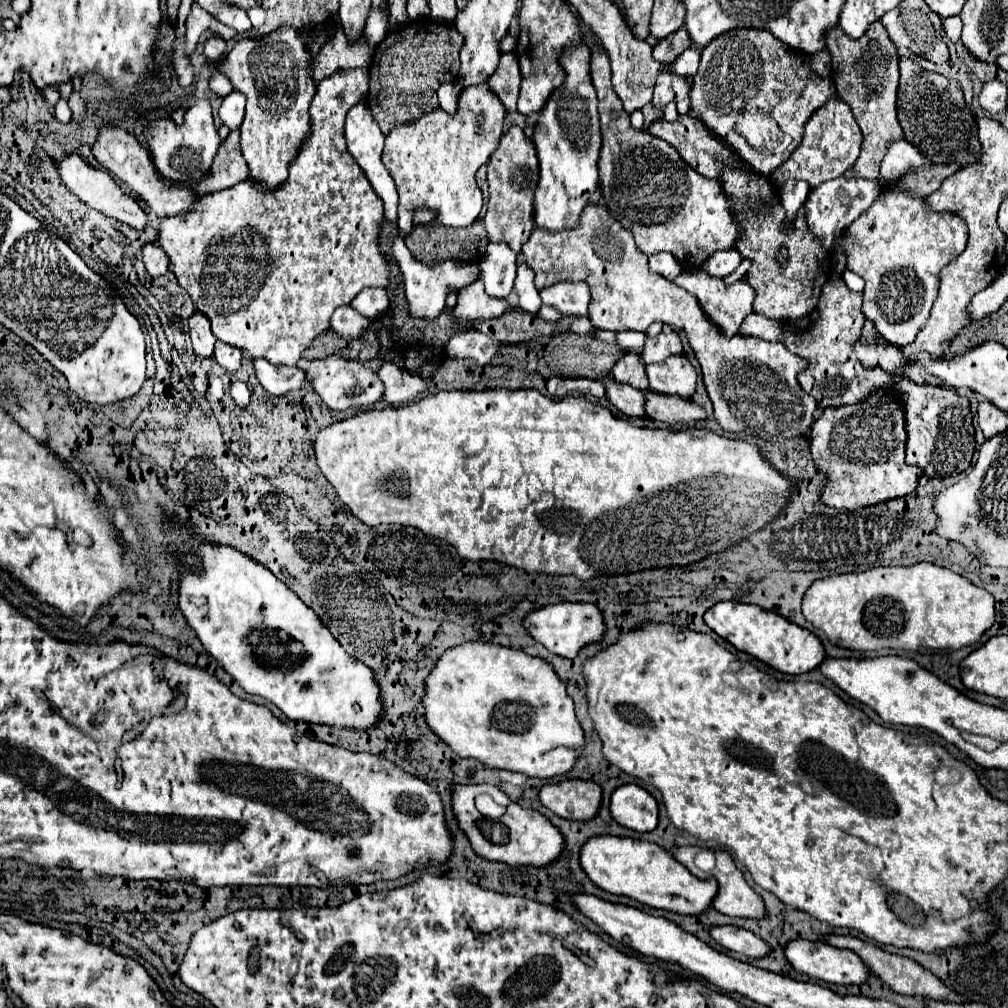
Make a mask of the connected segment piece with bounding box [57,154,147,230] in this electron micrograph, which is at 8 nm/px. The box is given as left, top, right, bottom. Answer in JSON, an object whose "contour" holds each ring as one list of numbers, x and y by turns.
{"contour":[[69,154,63,162,57,164,57,168,59,168,59,174,61,174,63,184,65,184,79,200,83,200,87,206,103,212,103,214,109,216,109,218,121,220,121,222,125,222,125,224,129,224,129,226,133,226,133,228,137,228,137,230,143,230,143,228,147,226,147,212,143,210,141,202,135,200,135,198,131,198,129,194,125,194,125,192,115,184,115,180,109,176,109,172,91,168,79,154]]}

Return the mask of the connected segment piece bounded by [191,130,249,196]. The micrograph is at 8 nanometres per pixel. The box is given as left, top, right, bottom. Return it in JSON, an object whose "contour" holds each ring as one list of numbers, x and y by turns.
{"contour":[[233,130,225,142,221,142,219,152,215,156,213,172,197,186,191,186,191,190,199,196,231,188,249,176,249,166,241,154,239,148,239,130]]}

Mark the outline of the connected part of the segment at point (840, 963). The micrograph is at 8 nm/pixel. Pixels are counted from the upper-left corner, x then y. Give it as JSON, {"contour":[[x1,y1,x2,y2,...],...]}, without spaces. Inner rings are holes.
{"contour":[[791,940,785,946,787,962,801,974,831,984,861,984,869,976,867,966,851,950,833,948,821,940]]}

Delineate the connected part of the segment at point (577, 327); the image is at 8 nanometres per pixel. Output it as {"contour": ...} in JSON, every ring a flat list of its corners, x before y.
{"contour":[[575,318,571,324,571,332,583,334,583,336,595,336,599,332,599,328,595,328,589,318]]}

